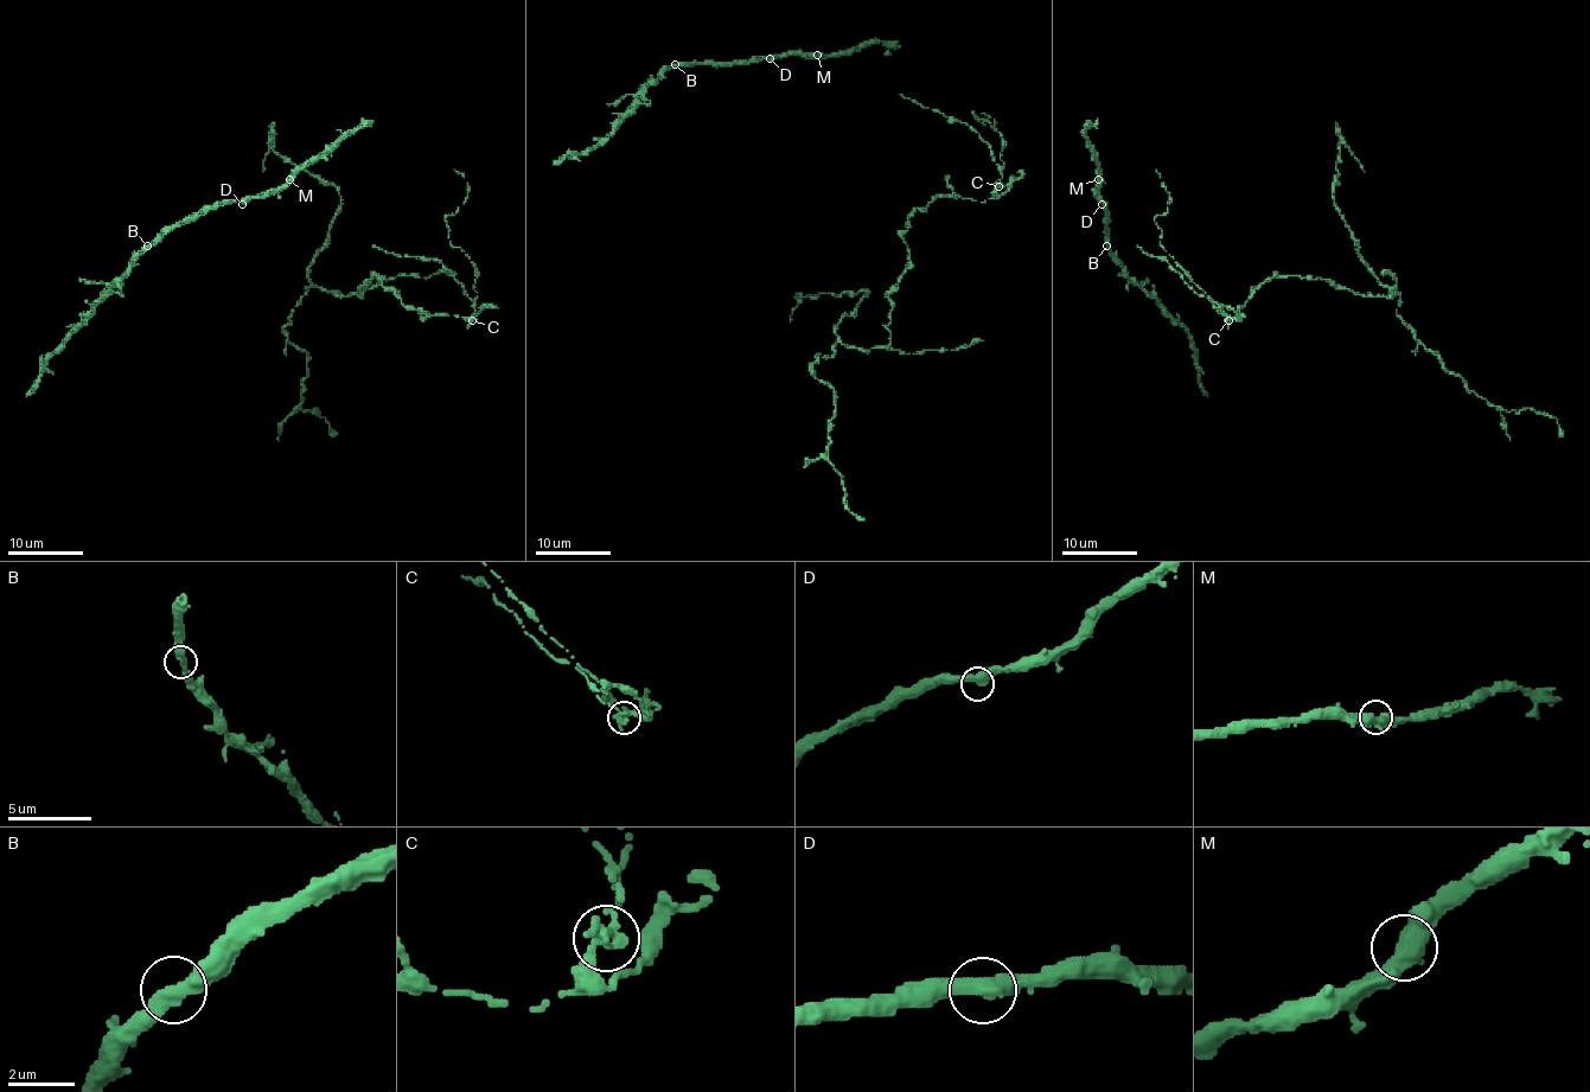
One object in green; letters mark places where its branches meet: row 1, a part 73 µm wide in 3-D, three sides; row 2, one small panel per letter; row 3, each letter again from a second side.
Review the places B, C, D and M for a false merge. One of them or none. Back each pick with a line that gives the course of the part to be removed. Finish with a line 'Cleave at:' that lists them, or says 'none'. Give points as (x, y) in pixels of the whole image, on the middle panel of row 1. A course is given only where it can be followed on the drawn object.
C: (998, 185), (1004, 140), (987, 119), (976, 119), (971, 112), (983, 125), (995, 127), (995, 119), (981, 113)
Cleave at: C

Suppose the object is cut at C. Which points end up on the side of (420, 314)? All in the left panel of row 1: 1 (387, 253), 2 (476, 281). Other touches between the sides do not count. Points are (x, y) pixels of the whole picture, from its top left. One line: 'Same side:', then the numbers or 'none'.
Same side: none

